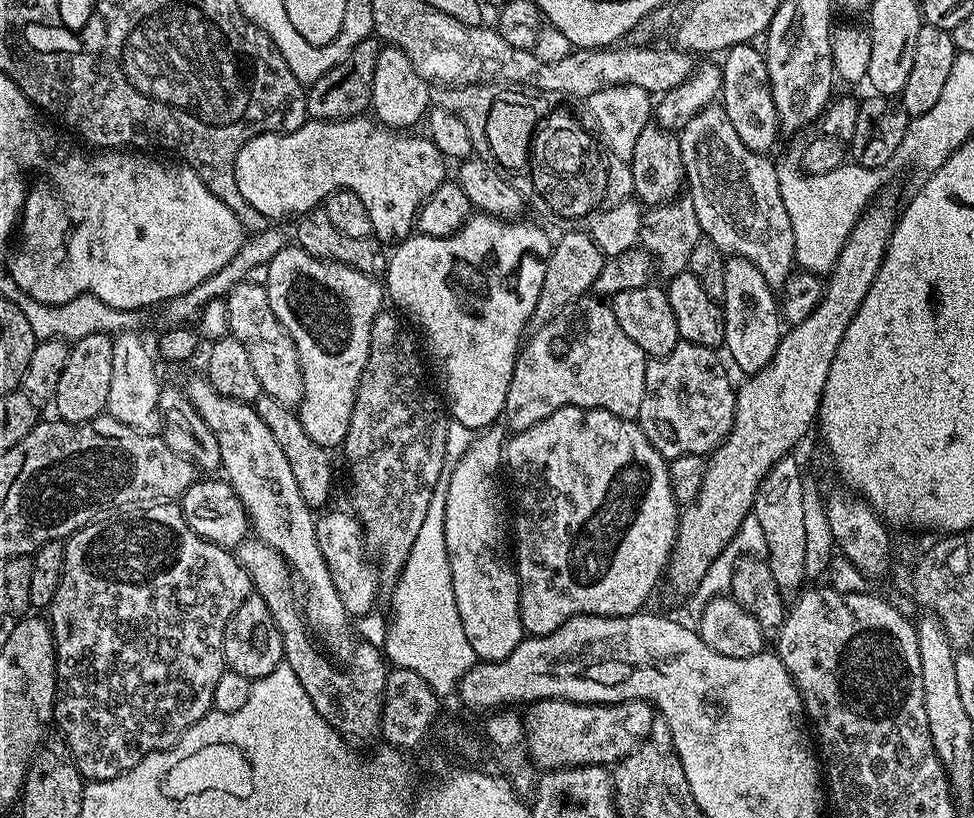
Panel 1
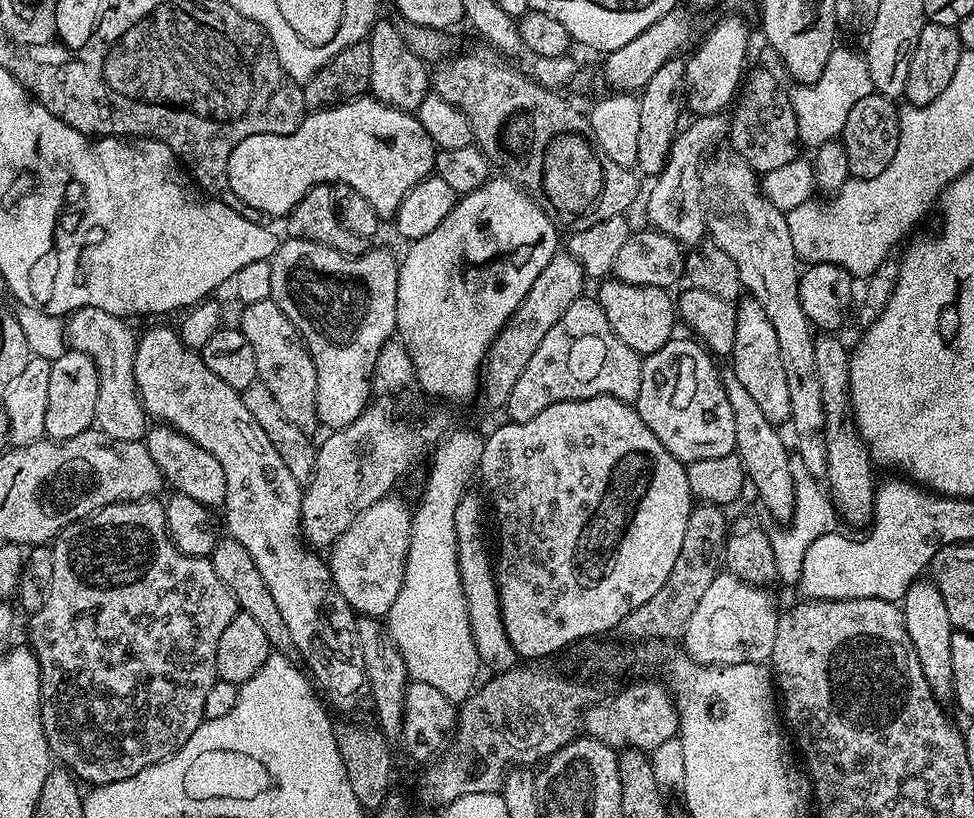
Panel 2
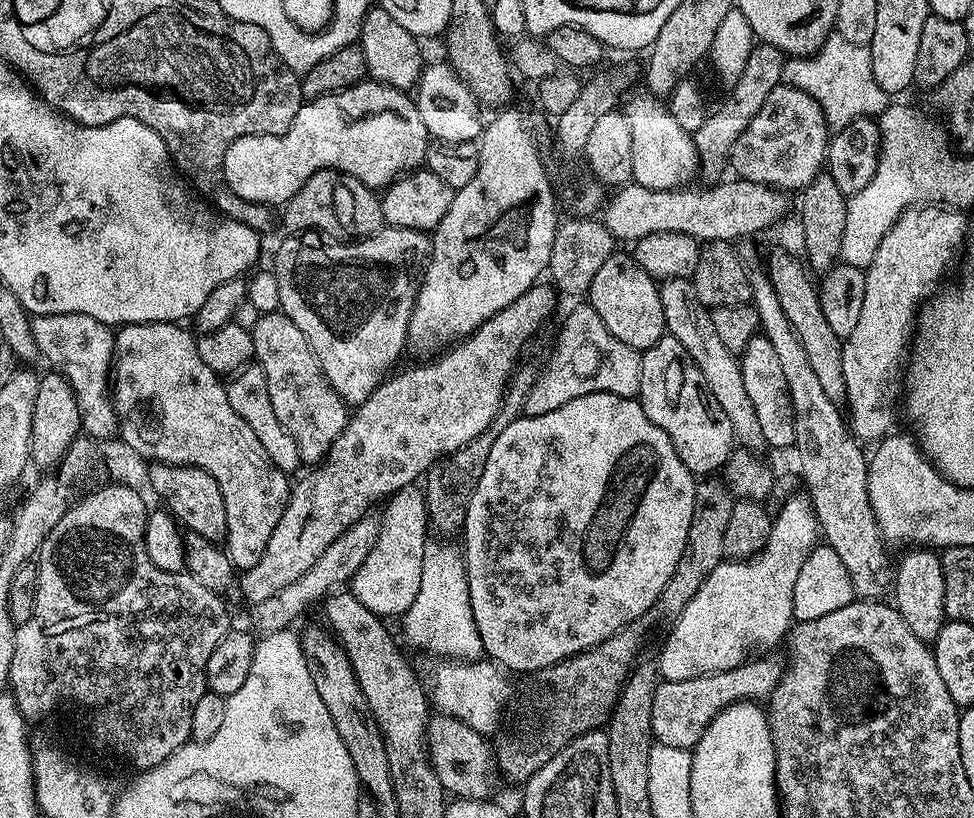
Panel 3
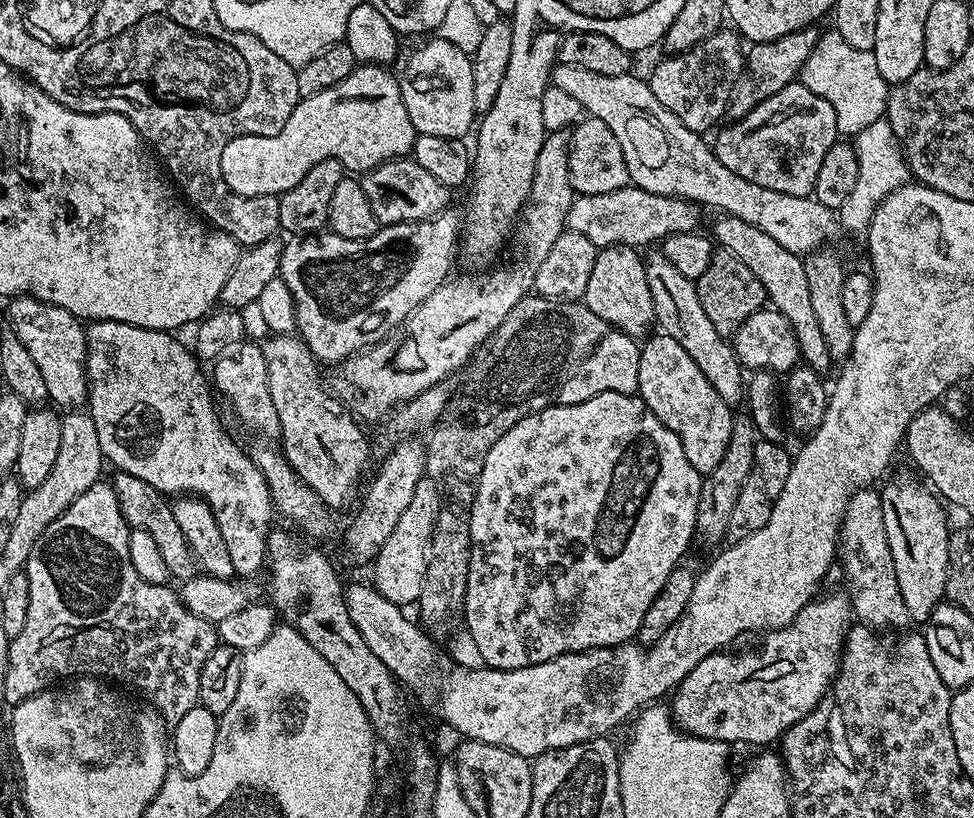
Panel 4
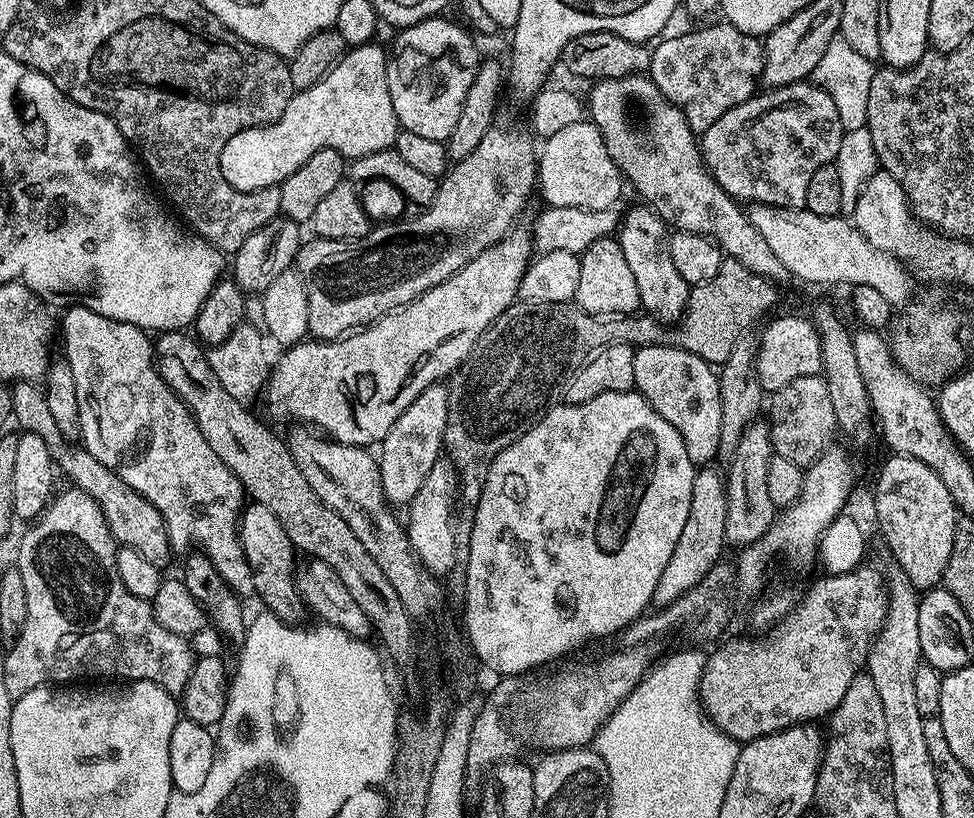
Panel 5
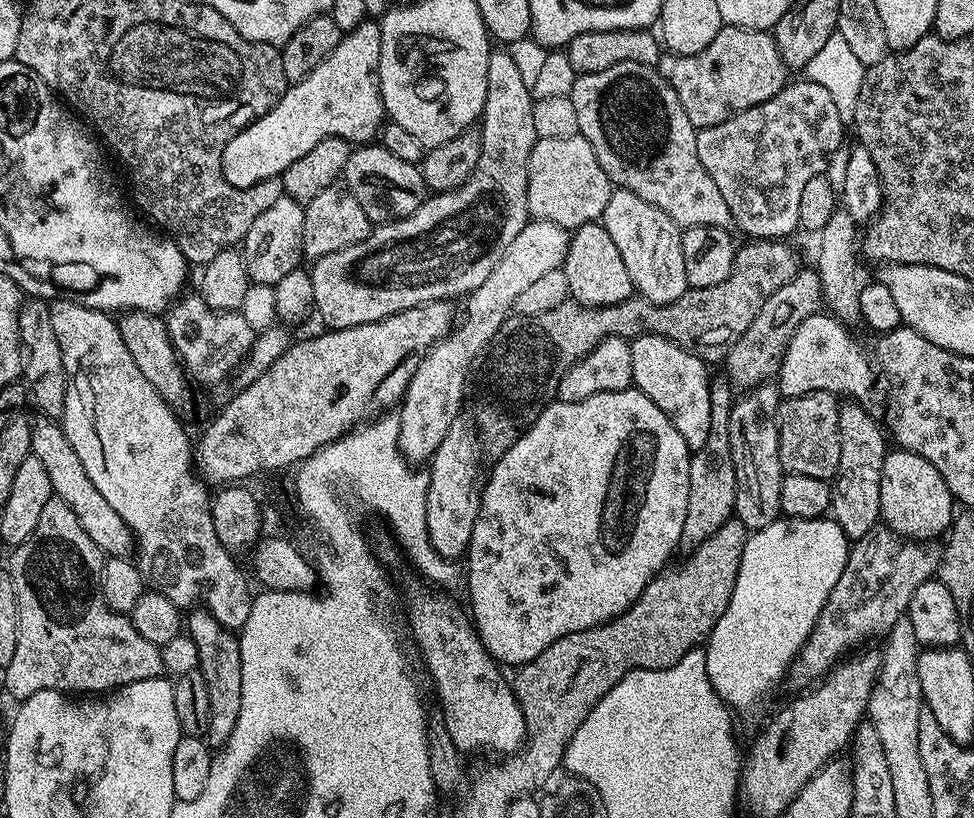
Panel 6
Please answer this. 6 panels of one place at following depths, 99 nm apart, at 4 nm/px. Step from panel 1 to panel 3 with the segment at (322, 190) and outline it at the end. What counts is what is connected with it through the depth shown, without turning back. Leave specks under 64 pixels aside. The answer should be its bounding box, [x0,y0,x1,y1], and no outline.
[224,78,430,206]

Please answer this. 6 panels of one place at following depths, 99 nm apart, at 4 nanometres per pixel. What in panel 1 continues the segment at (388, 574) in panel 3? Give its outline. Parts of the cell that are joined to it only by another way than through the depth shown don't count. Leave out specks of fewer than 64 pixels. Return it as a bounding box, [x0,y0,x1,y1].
[316,510,382,618]

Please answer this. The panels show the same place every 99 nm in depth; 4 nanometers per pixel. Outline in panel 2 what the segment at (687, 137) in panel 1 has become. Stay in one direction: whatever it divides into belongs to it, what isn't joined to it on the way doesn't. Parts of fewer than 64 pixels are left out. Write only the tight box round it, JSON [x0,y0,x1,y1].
[702,150,826,478]

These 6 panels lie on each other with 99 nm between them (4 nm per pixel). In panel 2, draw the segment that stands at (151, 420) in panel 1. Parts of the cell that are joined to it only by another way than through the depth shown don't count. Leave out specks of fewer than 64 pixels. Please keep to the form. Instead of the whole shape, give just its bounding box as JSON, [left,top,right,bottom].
[66,308,150,441]

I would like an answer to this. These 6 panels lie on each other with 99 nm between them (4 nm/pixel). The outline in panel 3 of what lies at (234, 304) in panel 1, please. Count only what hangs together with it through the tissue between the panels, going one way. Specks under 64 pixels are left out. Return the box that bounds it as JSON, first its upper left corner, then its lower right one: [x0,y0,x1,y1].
[250,312,350,466]

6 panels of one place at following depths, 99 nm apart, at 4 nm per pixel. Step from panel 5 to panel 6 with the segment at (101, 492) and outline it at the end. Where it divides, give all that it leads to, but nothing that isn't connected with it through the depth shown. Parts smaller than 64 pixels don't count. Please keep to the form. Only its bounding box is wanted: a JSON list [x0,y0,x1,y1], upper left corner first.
[32,414,135,557]

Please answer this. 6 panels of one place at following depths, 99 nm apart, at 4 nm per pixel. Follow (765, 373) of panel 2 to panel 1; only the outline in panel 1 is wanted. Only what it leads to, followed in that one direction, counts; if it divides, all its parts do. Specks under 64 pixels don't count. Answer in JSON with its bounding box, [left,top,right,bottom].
[722,256,782,374]

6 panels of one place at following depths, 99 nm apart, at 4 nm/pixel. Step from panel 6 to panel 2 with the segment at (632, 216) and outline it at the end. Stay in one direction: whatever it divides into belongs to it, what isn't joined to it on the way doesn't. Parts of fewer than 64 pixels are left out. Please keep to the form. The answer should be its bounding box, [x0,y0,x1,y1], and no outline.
[723,370,795,522]

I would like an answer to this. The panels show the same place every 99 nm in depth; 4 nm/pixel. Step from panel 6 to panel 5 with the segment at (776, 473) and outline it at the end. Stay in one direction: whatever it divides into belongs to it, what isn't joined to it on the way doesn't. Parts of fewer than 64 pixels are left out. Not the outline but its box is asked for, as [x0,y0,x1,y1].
[725,422,778,550]

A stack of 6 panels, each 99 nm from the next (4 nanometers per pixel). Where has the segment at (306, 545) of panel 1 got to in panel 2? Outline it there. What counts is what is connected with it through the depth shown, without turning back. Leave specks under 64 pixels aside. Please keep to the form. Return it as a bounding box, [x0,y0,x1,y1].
[134,327,366,712]

